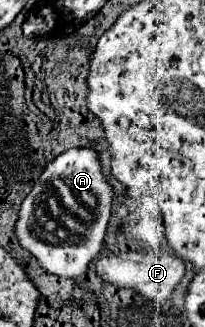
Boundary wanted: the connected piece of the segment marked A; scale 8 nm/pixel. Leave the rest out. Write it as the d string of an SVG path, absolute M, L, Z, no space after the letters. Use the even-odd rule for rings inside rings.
M93 147L69 149L45 167L39 181L25 197L17 221L17 239L25 251L37 257L43 271L55 273L59 277L81 277L87 273L89 263L105 249L105 233L111 219L111 199L113 185L103 175L99 153Z

